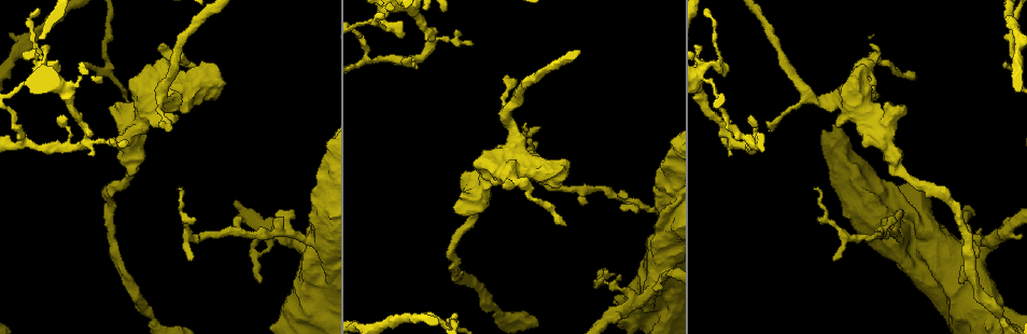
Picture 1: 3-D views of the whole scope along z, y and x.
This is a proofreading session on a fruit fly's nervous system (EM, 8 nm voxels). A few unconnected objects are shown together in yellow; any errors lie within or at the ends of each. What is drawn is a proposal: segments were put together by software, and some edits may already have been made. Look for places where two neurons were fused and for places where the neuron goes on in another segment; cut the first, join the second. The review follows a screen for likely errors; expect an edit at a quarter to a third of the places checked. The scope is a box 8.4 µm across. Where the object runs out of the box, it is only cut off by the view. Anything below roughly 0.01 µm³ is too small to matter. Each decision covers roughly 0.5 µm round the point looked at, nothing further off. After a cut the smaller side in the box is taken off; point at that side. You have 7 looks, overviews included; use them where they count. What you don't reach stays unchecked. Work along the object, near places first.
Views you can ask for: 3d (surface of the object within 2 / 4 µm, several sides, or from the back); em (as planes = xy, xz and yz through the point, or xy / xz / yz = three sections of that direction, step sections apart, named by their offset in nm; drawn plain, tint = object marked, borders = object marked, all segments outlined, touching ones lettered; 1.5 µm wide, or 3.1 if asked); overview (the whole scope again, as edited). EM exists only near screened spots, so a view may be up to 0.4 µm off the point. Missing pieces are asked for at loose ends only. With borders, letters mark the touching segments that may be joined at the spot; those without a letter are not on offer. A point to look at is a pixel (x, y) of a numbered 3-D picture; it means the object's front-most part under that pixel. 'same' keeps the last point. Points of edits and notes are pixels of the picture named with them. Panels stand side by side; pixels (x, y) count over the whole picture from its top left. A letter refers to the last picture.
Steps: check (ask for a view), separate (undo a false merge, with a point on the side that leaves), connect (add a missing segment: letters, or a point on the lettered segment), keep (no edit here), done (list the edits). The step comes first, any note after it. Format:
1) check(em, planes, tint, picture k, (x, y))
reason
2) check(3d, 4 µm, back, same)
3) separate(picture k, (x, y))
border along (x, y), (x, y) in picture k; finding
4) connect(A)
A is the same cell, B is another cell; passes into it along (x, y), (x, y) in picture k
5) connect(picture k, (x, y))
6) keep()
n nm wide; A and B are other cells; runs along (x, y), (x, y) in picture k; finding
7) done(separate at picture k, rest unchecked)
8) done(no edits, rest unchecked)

check(em, planes, borders, picture 1, (171, 127))
an open end

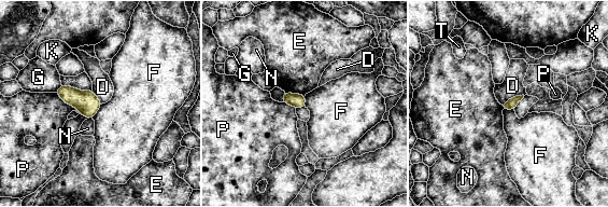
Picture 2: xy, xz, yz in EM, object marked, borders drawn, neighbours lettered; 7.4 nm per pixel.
keep()
D, E, F, G, K, N, P and T are other cells; border along (102, 104), (92, 118) in picture 2; no lettered segment goes on from it

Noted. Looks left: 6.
check(3d, 4 µm, back, picture 1, (904, 108))

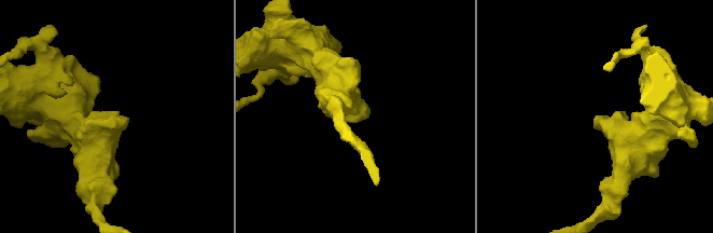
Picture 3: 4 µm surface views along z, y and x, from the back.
check(em, planes, tint, picture 3, (599, 119))

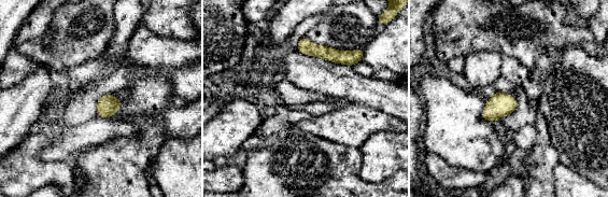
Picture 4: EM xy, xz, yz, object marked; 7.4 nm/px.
check(em, planes, borders, same)

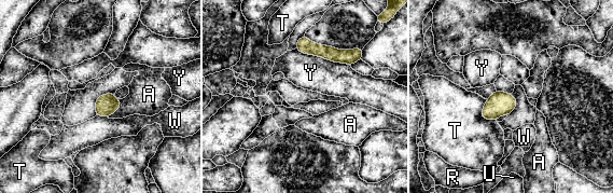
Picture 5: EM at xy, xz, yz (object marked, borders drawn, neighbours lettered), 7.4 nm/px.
keep()
A, R, T, U, W and Y are other cells; none of them fits

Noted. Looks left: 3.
check(3d, 2 µm, picture 1, (1006, 63))
branch stops here

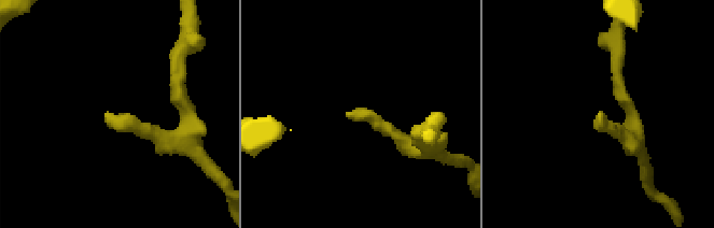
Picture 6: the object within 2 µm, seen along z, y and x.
check(em, planes, borders, picture 6, (351, 117))

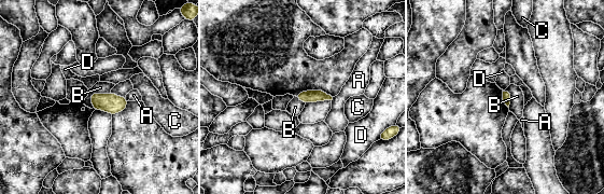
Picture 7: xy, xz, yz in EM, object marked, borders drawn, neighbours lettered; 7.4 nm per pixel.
keep()
A, B, C and D are other cells; border along (110, 92), (92, 93), (92, 107) in picture 7; no lettered segment goes on from it

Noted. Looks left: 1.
done(no edits, rest unchecked)

